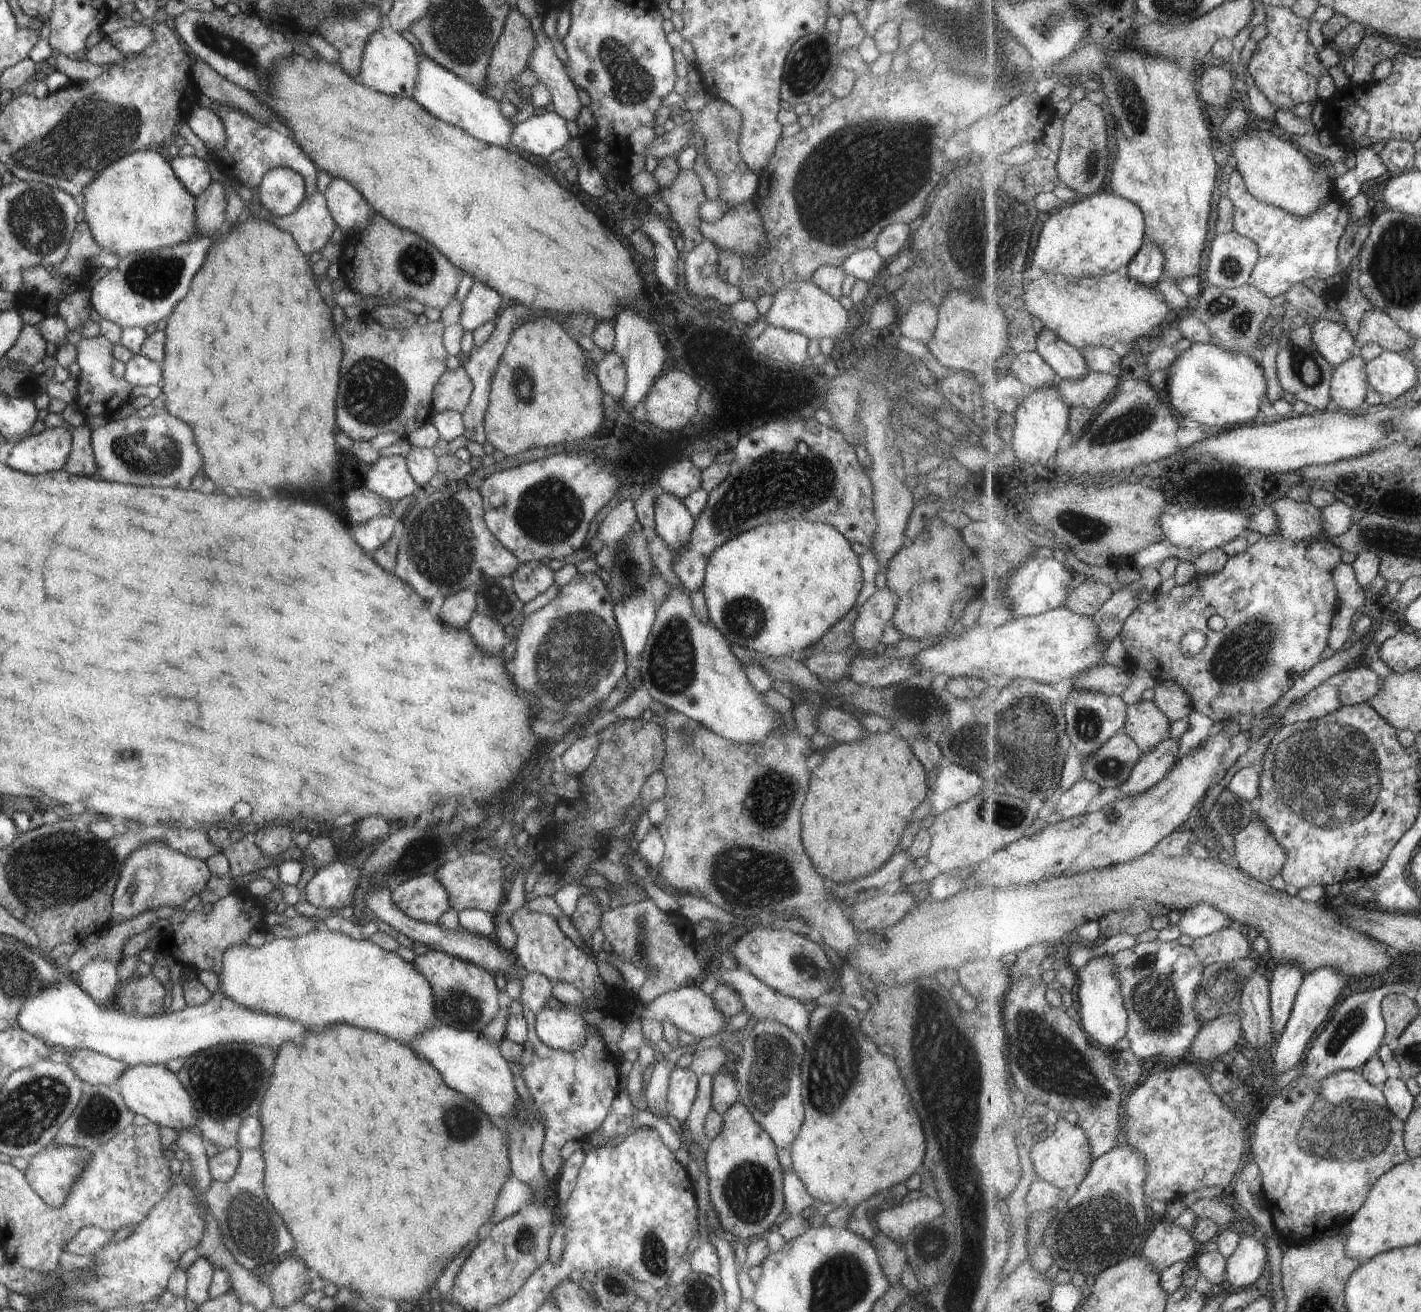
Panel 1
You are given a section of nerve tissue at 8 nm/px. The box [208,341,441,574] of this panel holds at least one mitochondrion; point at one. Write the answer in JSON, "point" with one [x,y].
{"point":[374,393]}

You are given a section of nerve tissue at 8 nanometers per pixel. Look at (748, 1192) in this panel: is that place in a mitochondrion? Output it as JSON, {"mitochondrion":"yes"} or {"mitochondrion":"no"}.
{"mitochondrion":"yes"}

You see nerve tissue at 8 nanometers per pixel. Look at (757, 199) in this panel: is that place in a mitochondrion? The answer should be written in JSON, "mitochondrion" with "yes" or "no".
{"mitochondrion":"no"}

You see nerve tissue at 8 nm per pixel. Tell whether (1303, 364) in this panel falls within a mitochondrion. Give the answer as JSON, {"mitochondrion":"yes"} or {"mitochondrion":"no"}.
{"mitochondrion":"yes"}

